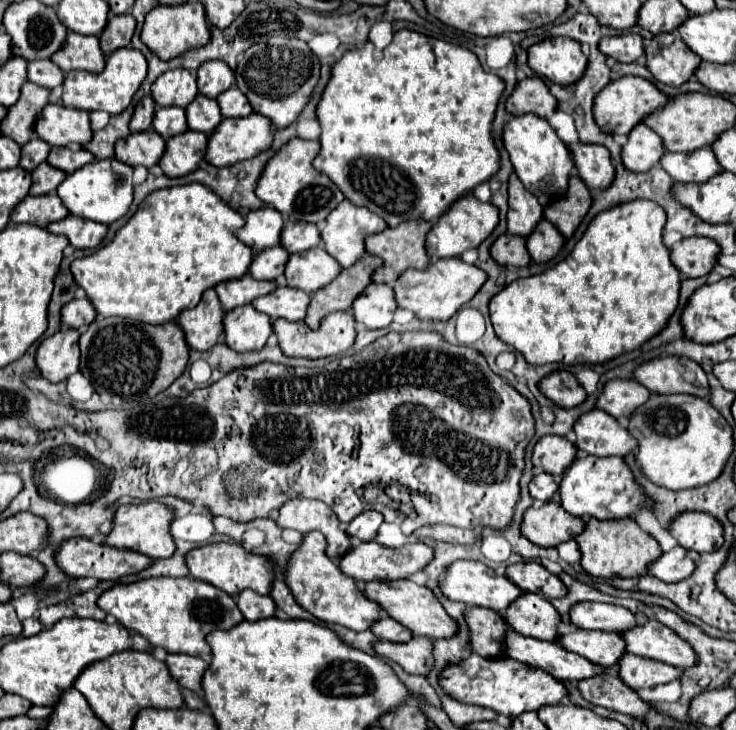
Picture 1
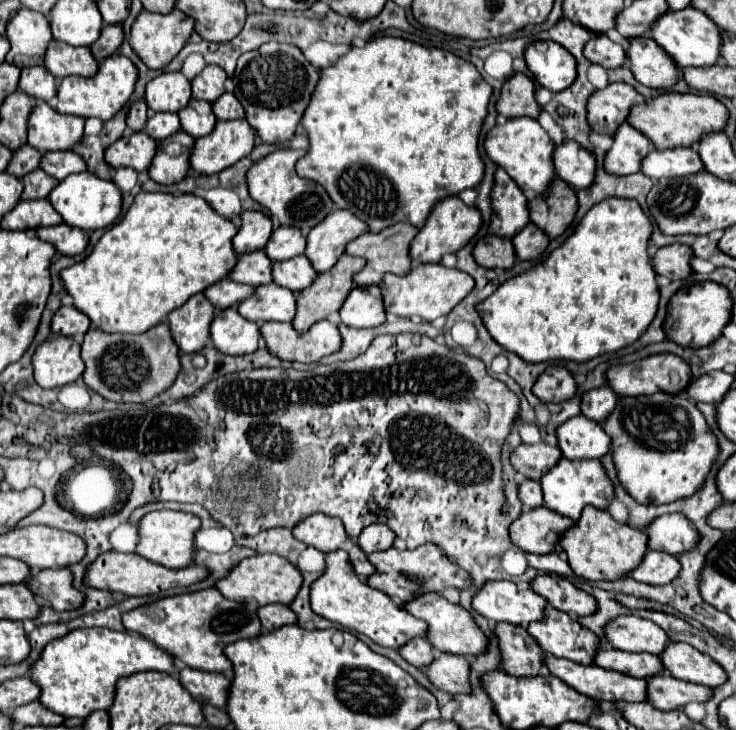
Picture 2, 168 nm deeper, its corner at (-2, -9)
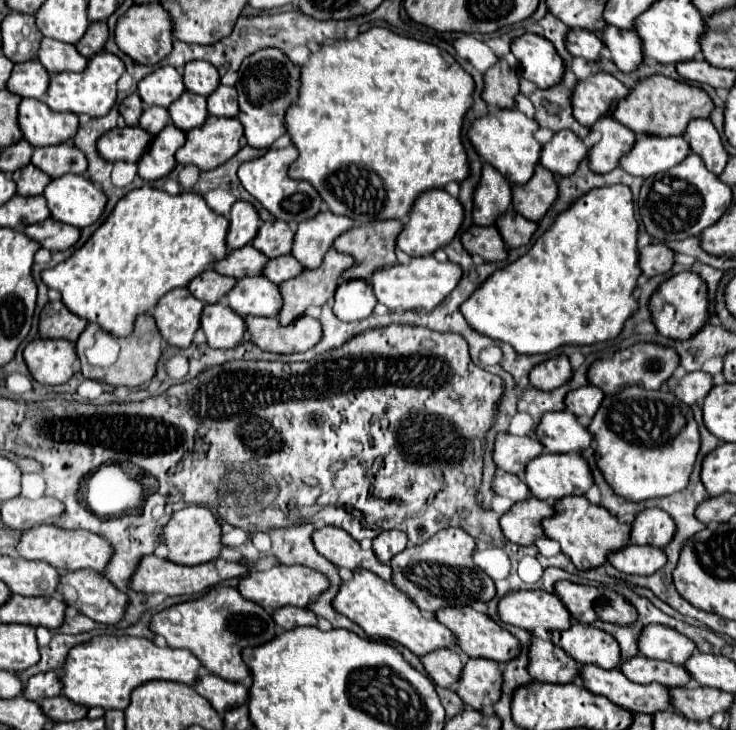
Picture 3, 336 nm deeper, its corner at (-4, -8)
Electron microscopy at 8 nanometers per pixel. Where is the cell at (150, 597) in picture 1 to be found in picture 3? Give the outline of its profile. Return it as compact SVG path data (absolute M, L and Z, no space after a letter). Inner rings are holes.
M214 586L208 594L174 604L152 616L150 628L154 634L166 638L170 648L190 650L202 666L224 680L244 680L250 672L242 662L240 650L244 646L258 646L276 636L276 626L272 616L258 604L242 598L236 588Z

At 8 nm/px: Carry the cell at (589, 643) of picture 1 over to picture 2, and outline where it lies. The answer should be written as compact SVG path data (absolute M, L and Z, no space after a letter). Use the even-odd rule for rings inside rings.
M600 649L594 657L594 663L602 669L626 673L638 679L650 679L664 673L662 659L650 653L628 653L628 651L604 651Z

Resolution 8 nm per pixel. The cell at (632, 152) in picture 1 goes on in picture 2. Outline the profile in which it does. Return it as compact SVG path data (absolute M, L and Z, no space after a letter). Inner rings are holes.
M622 123L612 139L614 143L606 153L604 169L612 175L638 173L642 159L650 151L650 139L634 127L630 127L628 123Z

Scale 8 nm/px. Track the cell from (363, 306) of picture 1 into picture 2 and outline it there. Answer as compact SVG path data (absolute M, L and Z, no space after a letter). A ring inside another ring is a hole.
M376 285L354 287L340 307L340 319L348 327L376 327L386 321L382 293Z

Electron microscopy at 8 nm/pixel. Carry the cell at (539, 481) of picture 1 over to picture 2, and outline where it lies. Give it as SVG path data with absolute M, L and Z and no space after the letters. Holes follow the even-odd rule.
M524 479L518 485L518 499L528 509L540 507L542 505L542 489L540 489L540 483L538 481L532 481L532 479Z

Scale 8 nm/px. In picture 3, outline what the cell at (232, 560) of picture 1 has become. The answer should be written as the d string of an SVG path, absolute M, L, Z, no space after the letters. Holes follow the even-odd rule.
M280 564L280 566L274 566L270 570L256 570L256 572L250 572L246 576L240 578L240 584L238 584L238 592L246 598L246 600L252 600L256 604L260 604L262 608L266 608L268 612L280 608L280 606L300 606L304 608L312 598L320 596L324 590L328 588L328 578L316 570L310 570L306 566L286 566L286 564Z

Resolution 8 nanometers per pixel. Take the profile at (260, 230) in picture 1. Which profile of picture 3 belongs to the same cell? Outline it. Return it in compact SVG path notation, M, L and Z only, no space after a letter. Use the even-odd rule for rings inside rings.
M238 200L230 210L230 230L226 236L226 246L230 250L238 250L246 244L250 244L260 228L262 220L256 208L250 202Z

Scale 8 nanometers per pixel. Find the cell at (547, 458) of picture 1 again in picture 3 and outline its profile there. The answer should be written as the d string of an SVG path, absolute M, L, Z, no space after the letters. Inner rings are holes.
M498 434L494 446L494 462L498 468L510 474L518 474L520 478L526 472L530 460L538 458L544 452L542 442L530 436L512 436L512 434Z

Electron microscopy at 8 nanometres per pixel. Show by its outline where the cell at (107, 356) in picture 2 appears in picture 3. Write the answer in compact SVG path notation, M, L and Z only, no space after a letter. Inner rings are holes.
M142 314L142 318L138 318L138 324L134 328L134 334L130 334L130 338L118 338L120 342L120 356L118 360L108 366L108 368L98 368L98 366L92 366L86 356L84 356L84 350L88 346L92 346L92 338L94 334L98 332L98 324L88 324L86 330L80 334L78 342L76 342L76 350L78 350L78 358L82 362L82 374L90 380L96 380L96 382L104 382L108 386L128 386L128 388L138 388L142 384L146 384L148 380L152 380L156 376L156 366L158 366L158 360L162 356L162 334L156 326L156 320L154 316L150 314Z

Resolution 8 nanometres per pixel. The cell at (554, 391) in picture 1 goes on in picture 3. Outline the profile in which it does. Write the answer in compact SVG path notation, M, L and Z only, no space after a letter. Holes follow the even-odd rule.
M566 356L548 358L546 362L540 362L530 372L530 384L542 392L556 390L572 380L572 368Z

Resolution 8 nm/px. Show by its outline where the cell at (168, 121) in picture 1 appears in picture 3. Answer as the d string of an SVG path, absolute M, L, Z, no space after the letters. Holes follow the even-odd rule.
M148 106L140 118L140 126L150 134L158 134L160 130L164 130L170 124L170 114L166 108L162 106Z

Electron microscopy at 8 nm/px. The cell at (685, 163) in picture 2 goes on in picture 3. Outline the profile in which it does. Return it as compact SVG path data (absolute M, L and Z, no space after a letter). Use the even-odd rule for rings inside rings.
M640 136L620 166L628 174L648 178L682 164L690 152L690 144L684 136Z

